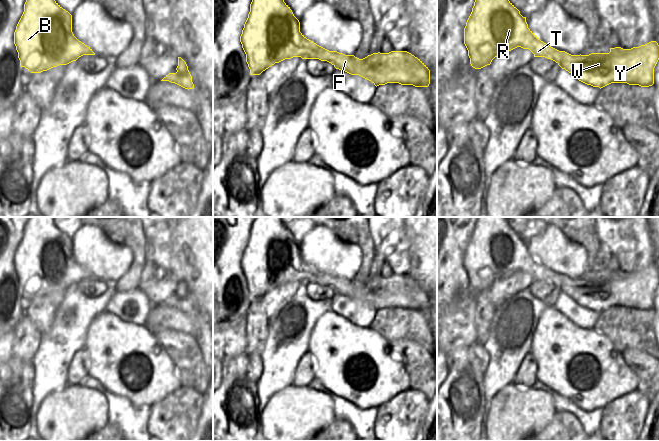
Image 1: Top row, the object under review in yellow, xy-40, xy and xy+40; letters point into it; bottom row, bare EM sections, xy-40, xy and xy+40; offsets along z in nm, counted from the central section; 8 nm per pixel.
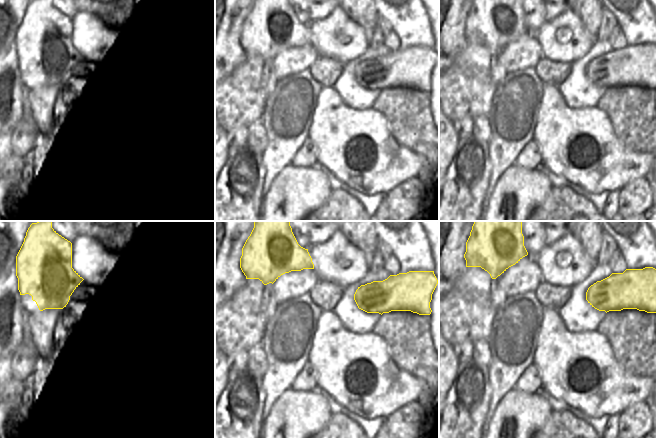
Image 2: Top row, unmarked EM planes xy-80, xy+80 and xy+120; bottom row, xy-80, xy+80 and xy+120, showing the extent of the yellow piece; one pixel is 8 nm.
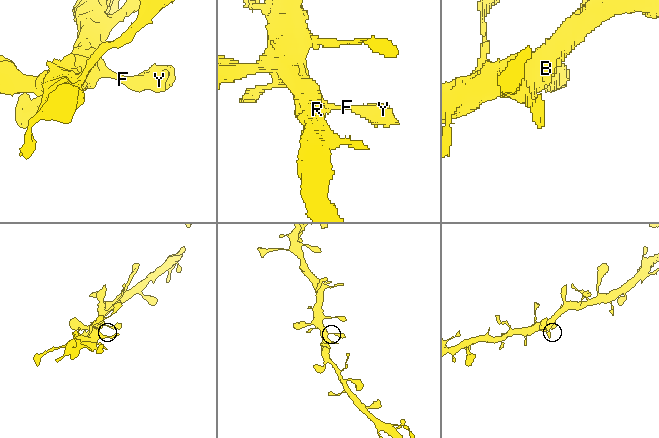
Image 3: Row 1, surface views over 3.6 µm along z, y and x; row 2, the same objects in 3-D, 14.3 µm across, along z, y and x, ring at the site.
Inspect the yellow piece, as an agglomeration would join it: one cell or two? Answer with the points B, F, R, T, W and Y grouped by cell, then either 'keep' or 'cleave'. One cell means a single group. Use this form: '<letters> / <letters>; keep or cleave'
B F R T W Y; keep

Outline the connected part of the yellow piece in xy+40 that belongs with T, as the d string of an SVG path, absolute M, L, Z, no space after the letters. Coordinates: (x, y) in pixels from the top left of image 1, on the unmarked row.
M478 217L464 252L464 268L468 274L470 288L475 293L490 289L495 281L521 271L529 273L534 281L545 281L555 285L579 305L600 313L611 307L652 310L654 292L659 284L659 269L656 265L631 273L610 272L609 277L571 279L565 275L559 275L541 265L528 252L526 241L520 238L505 217Z

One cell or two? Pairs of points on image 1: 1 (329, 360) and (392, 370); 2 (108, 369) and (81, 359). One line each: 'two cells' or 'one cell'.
1: one cell
2: two cells

